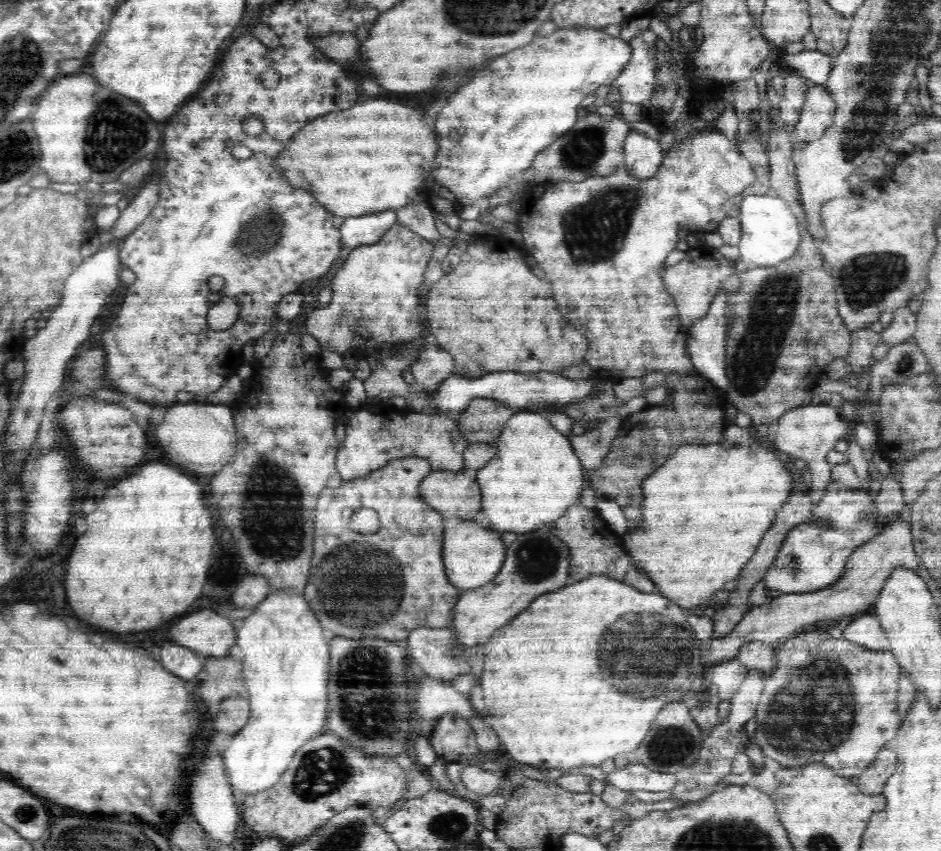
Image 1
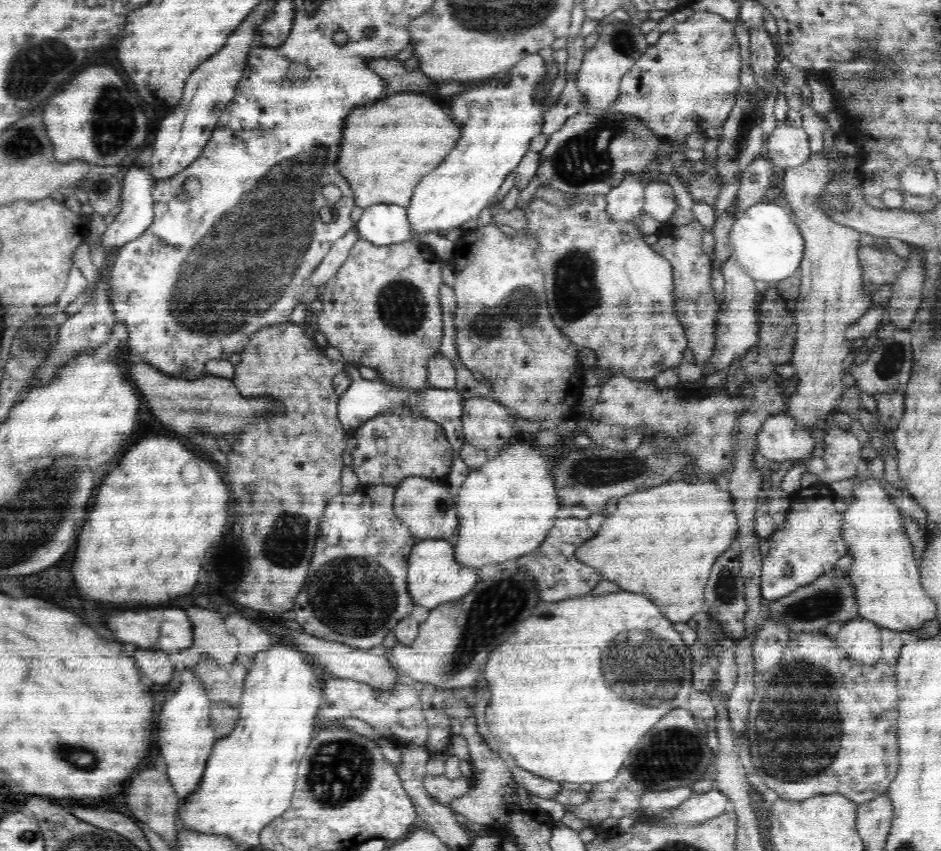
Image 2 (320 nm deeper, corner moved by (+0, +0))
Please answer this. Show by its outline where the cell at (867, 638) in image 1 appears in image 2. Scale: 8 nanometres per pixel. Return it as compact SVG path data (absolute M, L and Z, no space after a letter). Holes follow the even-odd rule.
M866 619L845 621L833 638L836 646L858 664L874 664L882 659L880 629L874 622Z

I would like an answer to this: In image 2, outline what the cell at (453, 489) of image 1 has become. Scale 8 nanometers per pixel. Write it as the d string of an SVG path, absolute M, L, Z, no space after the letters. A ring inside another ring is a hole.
M418 476L404 478L396 485L393 511L398 521L410 531L410 535L420 541L438 538L453 540L458 534L460 518L457 515L457 505L444 482L434 482Z

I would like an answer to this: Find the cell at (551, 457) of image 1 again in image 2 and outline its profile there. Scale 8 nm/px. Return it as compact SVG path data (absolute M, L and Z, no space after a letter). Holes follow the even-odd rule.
M527 441L506 444L494 460L469 472L458 493L458 534L453 539L454 558L468 568L502 564L534 552L544 542L558 518L558 496L552 482L552 464L537 446Z

